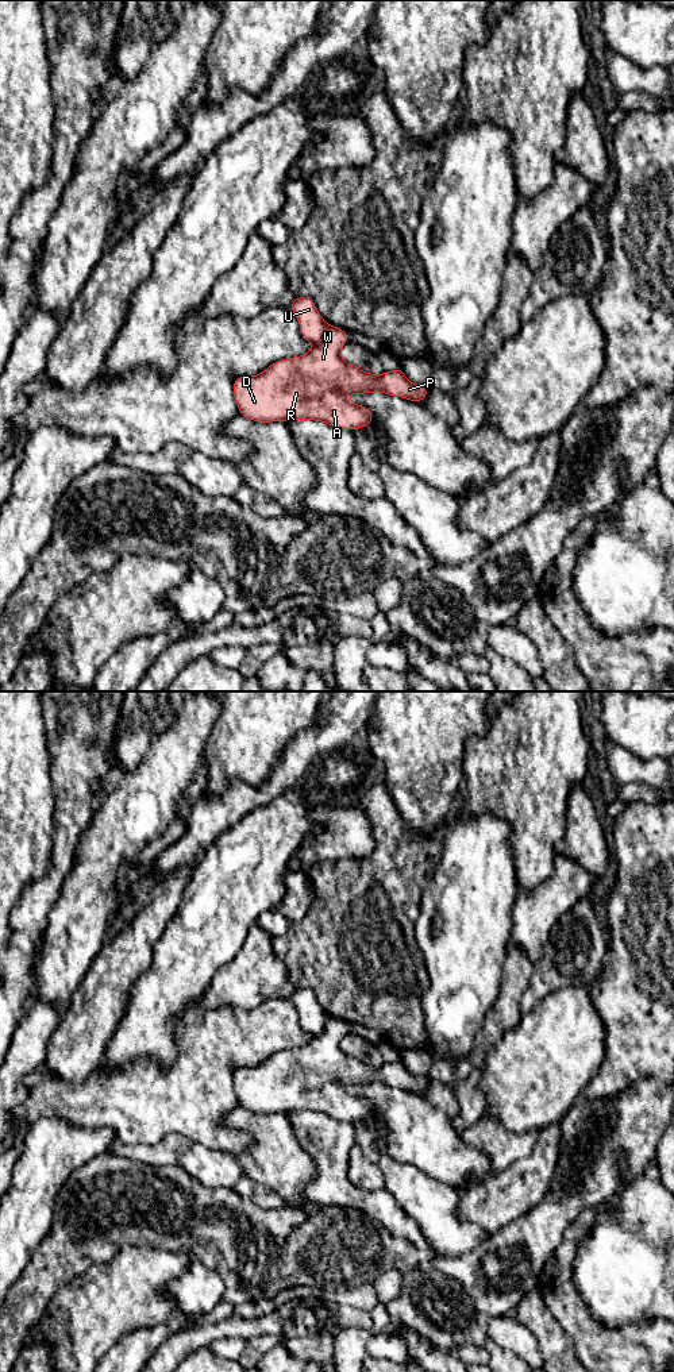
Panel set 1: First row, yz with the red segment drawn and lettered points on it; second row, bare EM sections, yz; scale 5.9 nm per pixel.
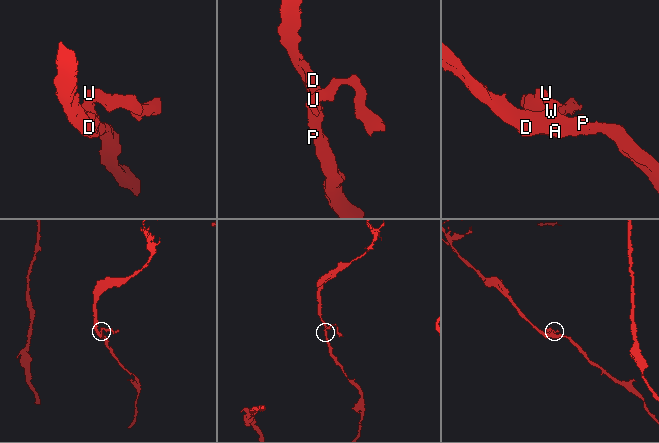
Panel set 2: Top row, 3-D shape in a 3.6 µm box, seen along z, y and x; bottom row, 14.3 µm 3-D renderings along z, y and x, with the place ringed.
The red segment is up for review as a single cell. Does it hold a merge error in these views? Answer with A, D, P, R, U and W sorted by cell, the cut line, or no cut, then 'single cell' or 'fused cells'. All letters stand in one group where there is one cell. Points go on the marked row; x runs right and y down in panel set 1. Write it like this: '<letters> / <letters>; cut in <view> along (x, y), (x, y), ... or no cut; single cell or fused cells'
A D P R W / U; cut in yz along (327, 324), (323, 338), (315, 345); fused cells

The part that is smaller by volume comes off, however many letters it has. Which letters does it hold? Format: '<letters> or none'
U

